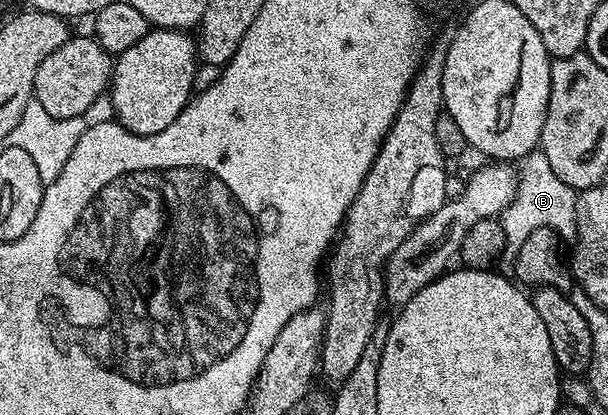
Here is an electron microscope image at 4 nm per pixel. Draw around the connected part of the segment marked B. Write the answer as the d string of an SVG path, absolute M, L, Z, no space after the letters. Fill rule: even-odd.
M537 149L519 164L516 181L516 196L510 205L499 216L500 224L504 230L504 246L509 252L519 251L526 237L534 233L534 229L549 227L556 232L561 240L568 241L576 233L576 201L578 192L566 181L558 178L558 173L550 169L550 161L546 161L543 151Z

